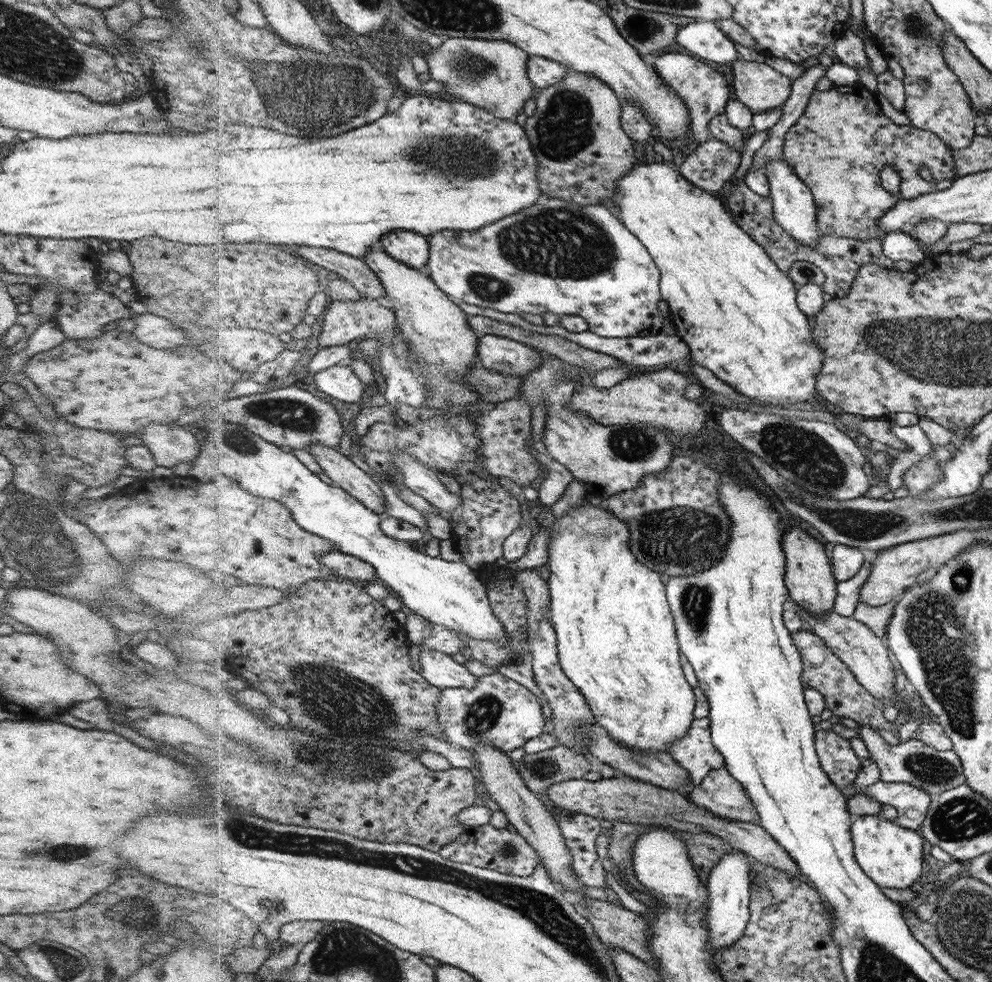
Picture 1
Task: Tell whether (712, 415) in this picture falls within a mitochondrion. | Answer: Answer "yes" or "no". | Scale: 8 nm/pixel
no

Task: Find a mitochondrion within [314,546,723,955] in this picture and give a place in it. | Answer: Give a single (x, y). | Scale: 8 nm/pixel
(696, 600)

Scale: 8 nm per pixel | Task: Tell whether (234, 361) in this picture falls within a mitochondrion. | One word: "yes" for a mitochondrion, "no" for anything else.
no

